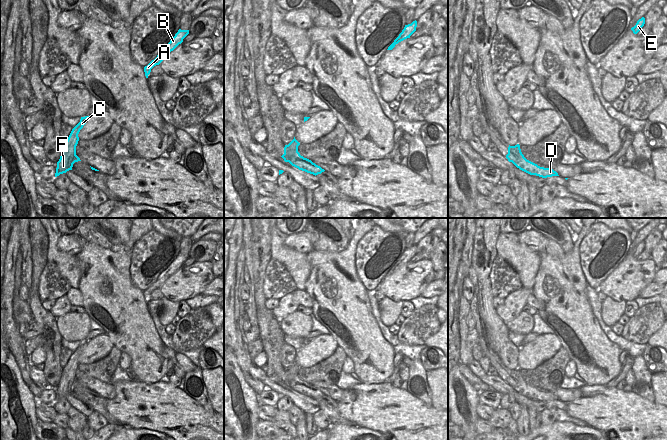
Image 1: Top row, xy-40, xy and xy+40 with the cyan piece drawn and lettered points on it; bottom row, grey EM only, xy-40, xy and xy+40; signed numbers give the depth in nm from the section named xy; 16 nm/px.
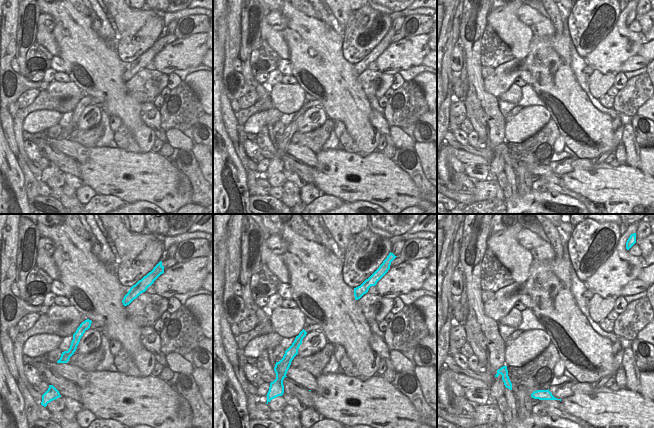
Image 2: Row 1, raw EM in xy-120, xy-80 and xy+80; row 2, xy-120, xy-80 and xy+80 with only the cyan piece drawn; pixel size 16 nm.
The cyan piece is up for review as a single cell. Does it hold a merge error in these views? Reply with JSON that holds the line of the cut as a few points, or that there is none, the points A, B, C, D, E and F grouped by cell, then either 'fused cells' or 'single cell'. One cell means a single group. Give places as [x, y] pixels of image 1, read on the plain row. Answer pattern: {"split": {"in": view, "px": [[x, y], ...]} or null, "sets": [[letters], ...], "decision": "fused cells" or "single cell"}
{"split": {"in": "xy+40", "px": [[520, 373], [515, 379], [514, 388]]}, "sets": [["A", "B", "C", "E", "F"], ["D"]], "decision": "fused cells"}

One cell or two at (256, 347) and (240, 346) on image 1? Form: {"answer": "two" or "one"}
{"answer": "two"}

